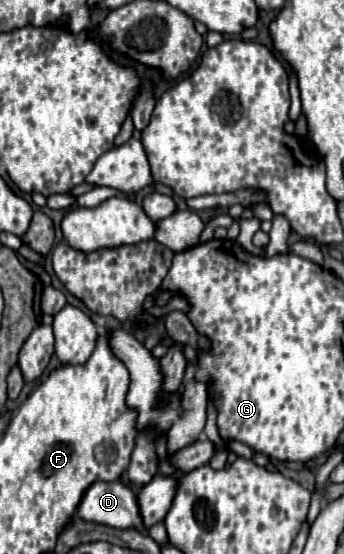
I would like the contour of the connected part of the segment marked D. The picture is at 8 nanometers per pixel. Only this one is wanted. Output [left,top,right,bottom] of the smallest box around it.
[76,480,144,530]

